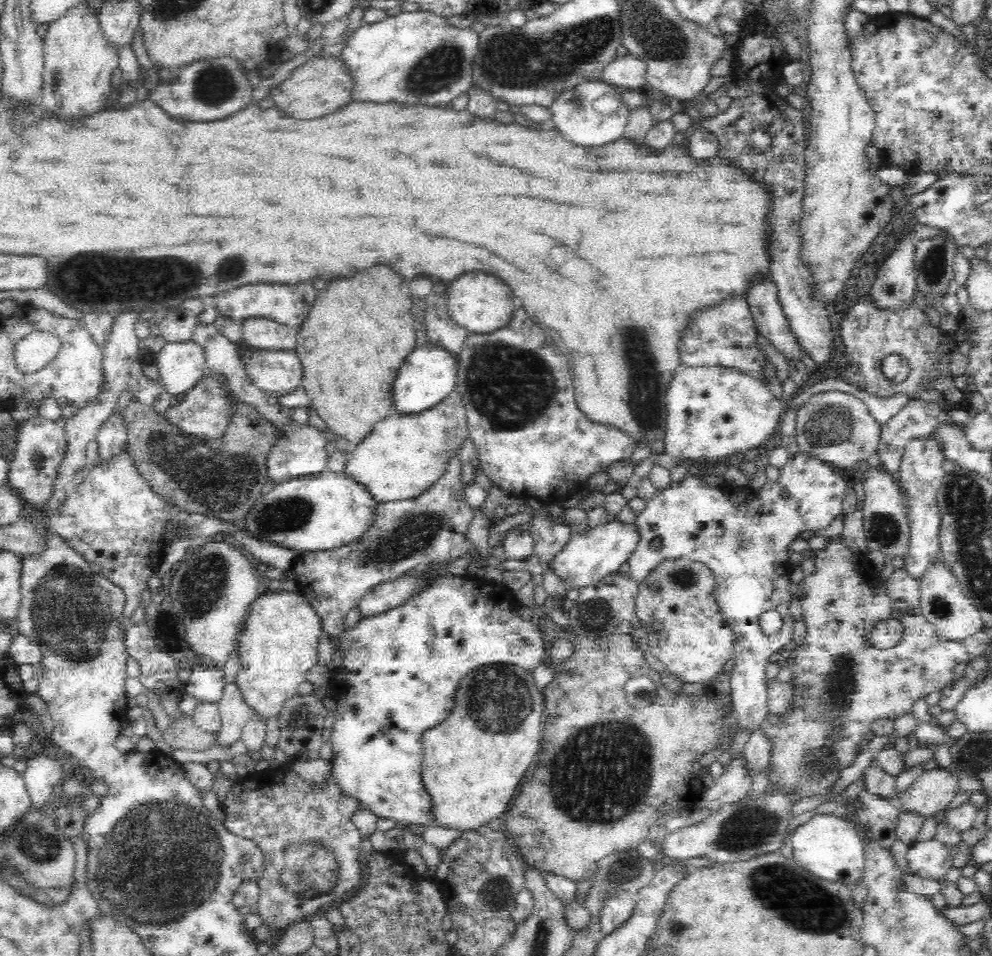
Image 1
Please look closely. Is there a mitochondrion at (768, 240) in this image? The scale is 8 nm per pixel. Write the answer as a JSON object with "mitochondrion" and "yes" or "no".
{"mitochondrion":"no"}

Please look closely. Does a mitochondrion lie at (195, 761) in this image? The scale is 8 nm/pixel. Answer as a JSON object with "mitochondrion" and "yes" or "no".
{"mitochondrion":"no"}

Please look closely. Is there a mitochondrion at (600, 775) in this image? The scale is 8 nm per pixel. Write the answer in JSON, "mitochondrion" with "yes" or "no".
{"mitochondrion":"yes"}

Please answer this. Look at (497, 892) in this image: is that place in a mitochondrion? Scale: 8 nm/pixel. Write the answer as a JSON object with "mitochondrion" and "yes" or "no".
{"mitochondrion":"yes"}

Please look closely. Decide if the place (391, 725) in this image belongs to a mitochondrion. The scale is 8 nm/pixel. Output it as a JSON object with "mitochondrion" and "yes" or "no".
{"mitochondrion":"no"}

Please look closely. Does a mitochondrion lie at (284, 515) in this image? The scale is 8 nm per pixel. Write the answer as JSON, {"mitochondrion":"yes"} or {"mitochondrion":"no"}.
{"mitochondrion":"yes"}

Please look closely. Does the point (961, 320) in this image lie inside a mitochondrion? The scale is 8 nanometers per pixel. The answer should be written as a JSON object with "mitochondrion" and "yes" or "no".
{"mitochondrion":"no"}

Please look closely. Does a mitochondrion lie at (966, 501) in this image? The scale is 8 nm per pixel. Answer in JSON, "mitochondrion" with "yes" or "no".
{"mitochondrion":"yes"}

